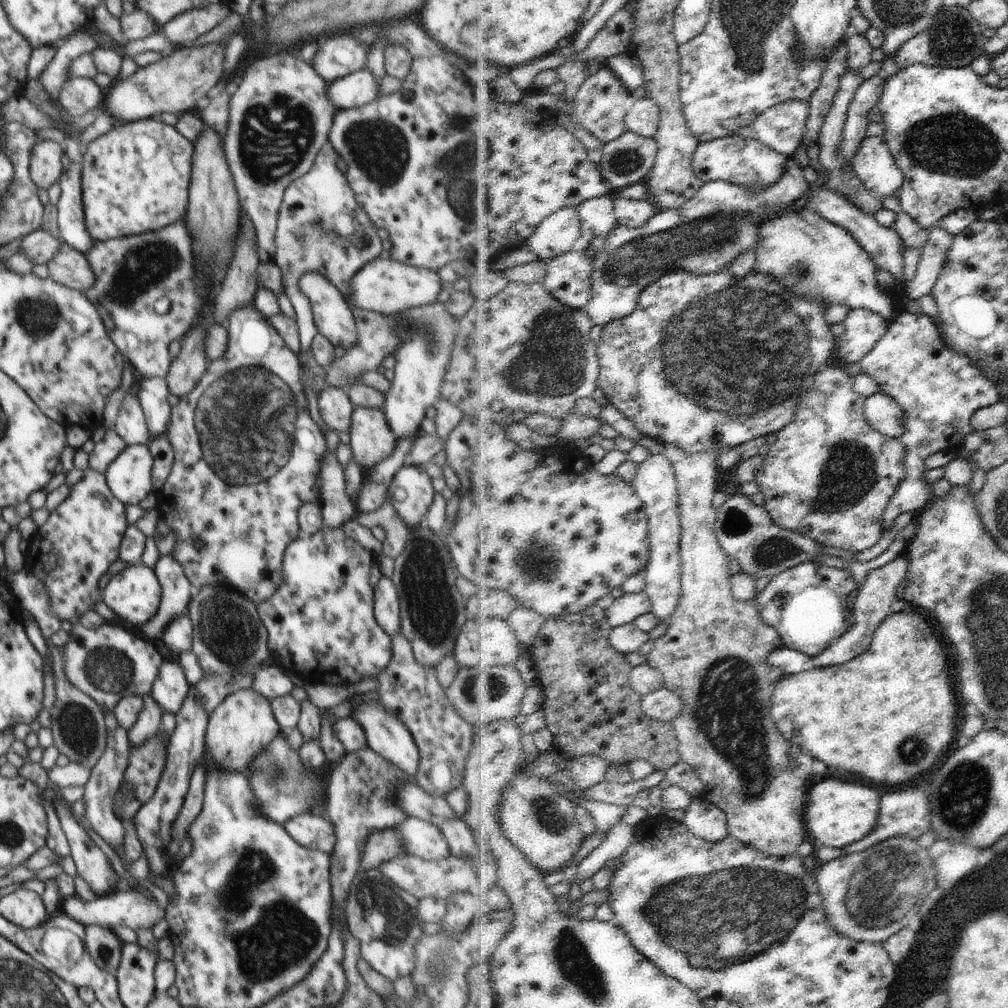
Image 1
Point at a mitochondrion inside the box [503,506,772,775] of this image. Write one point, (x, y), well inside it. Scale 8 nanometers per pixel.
(537, 561)

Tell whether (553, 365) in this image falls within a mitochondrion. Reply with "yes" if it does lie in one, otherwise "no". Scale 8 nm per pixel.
yes

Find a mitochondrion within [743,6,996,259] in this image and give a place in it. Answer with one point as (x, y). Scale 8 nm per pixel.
(953, 40)

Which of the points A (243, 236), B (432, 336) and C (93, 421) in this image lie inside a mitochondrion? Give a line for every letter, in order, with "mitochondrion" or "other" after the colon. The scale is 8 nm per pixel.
A: other
B: mitochondrion
C: other

